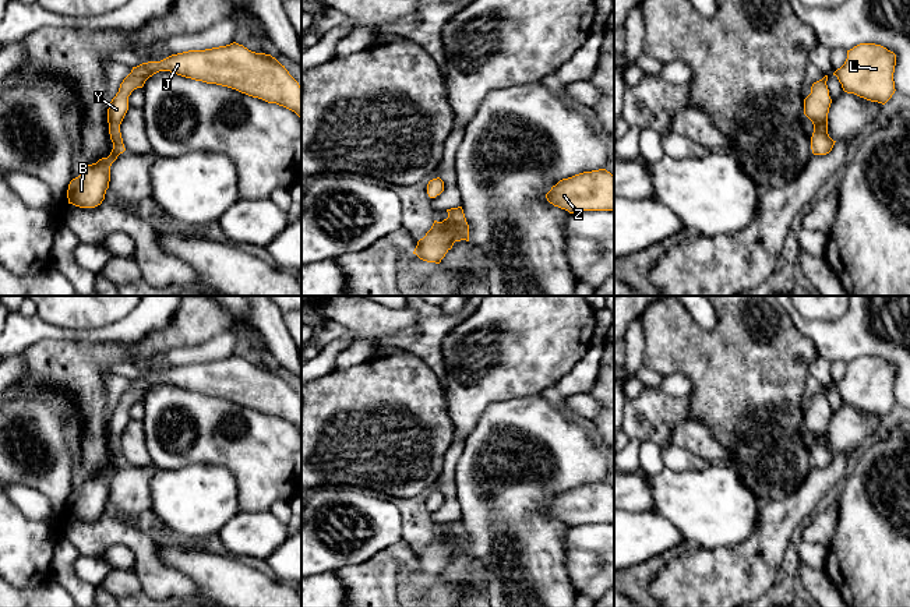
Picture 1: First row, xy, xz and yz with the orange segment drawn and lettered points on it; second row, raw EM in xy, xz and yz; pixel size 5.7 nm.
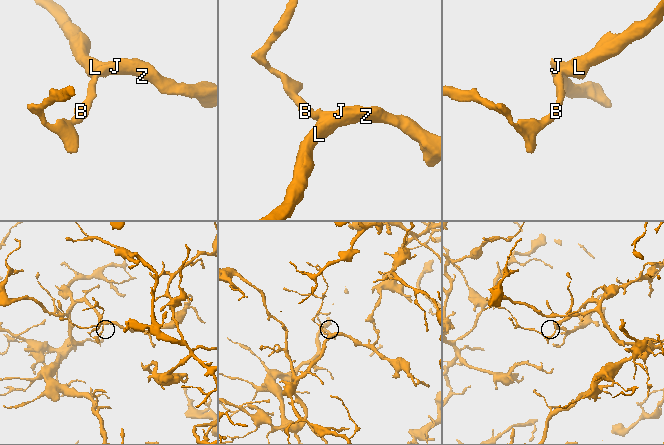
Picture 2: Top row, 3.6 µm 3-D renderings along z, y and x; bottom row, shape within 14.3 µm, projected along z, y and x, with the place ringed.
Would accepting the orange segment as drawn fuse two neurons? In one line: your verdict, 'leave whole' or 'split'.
leave whole

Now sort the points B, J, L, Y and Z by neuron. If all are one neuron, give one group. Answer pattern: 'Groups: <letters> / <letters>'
Groups: B J L Y Z

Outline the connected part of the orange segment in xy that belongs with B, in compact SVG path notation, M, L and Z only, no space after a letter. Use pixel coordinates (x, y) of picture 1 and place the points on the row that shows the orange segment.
M236 42L172 54L161 61L148 61L133 67L120 84L119 92L107 109L109 134L113 149L107 158L88 165L68 184L68 204L80 208L95 208L105 200L110 181L110 166L126 151L120 124L128 110L128 96L159 71L216 84L236 89L268 103L276 103L301 119L301 87L275 57L255 53Z

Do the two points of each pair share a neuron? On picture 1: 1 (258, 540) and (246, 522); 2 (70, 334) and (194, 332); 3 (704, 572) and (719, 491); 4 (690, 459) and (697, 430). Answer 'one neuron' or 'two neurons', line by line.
1: one neuron
2: two neurons
3: two neurons
4: two neurons

